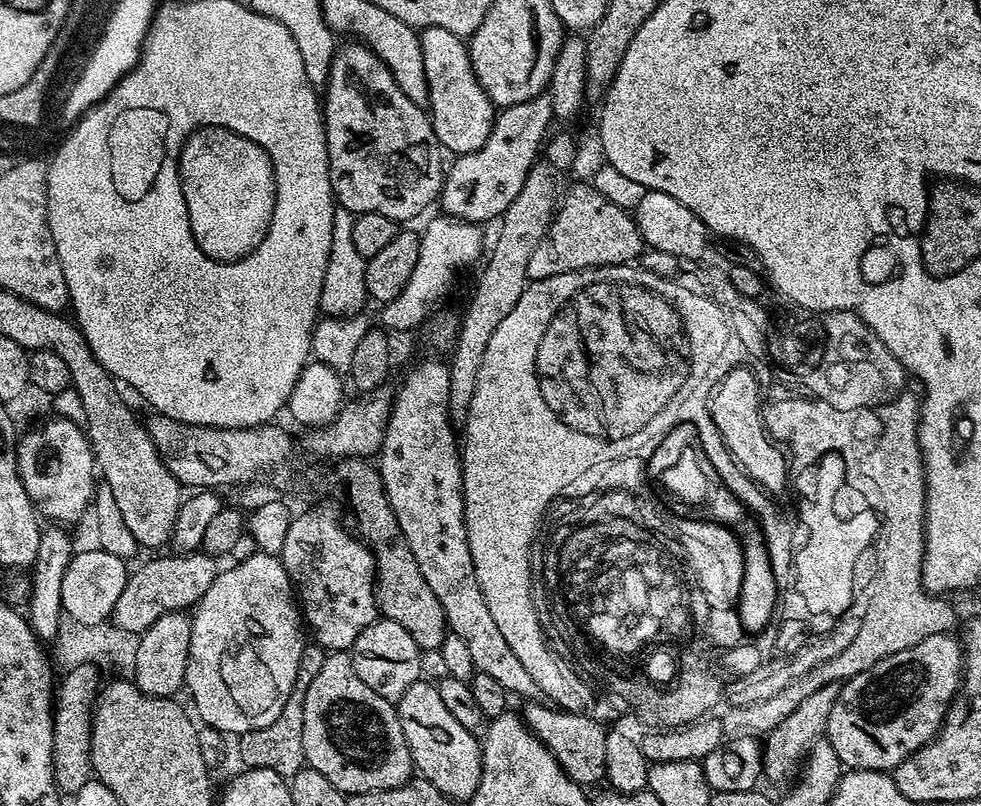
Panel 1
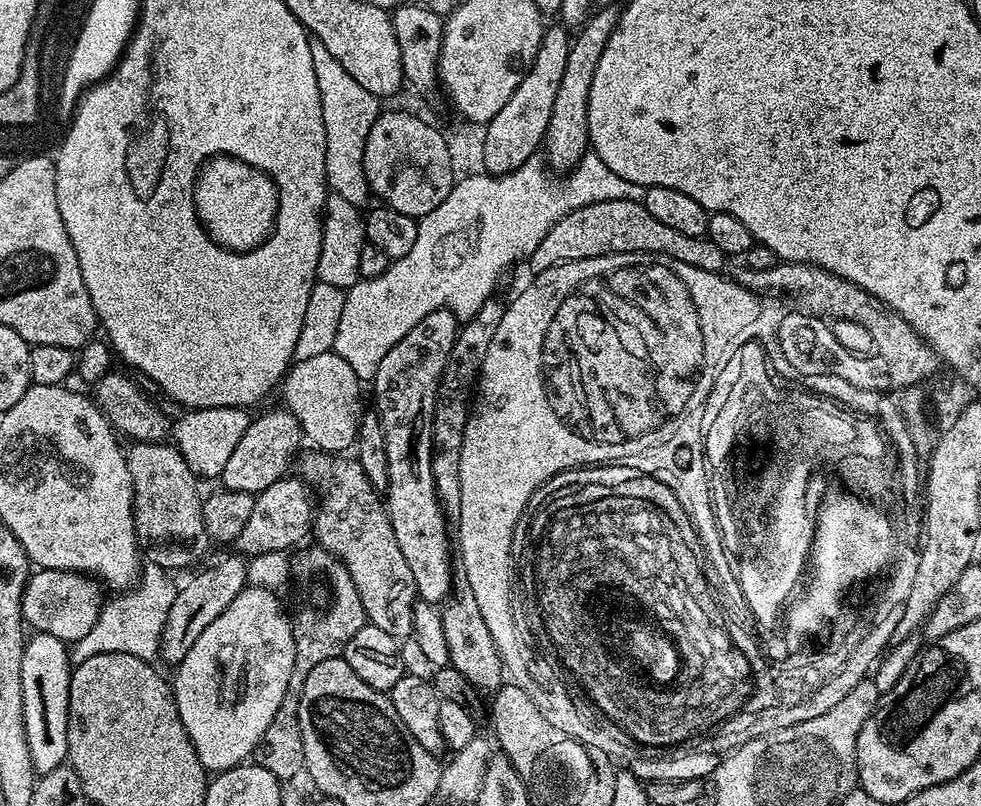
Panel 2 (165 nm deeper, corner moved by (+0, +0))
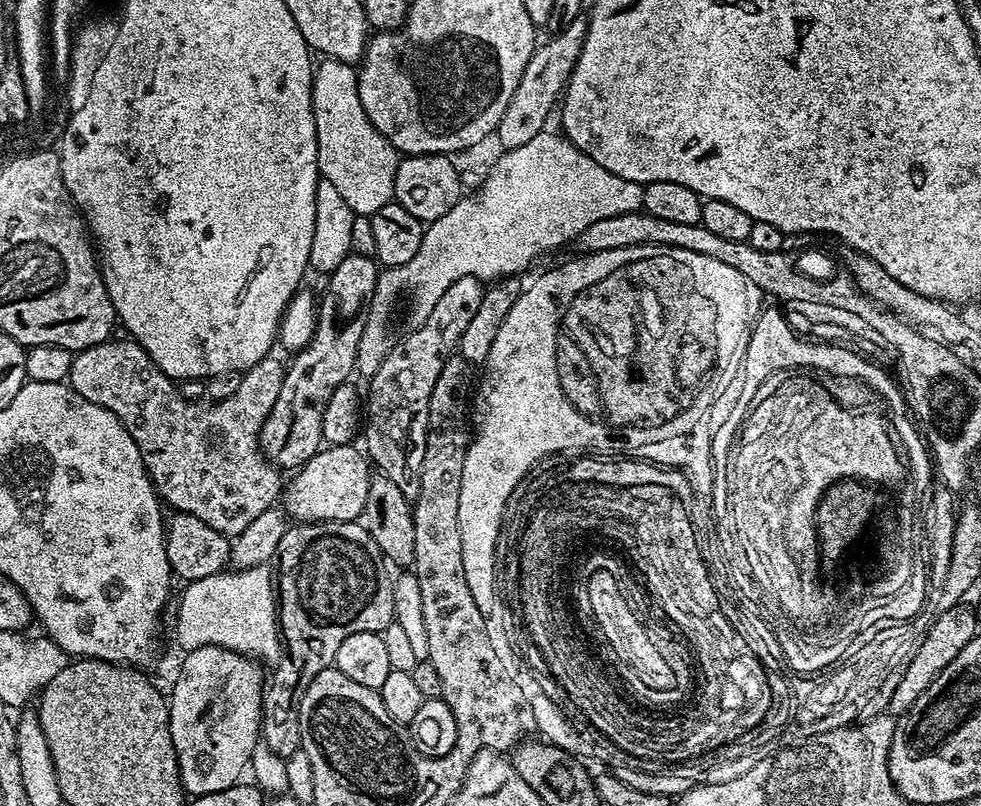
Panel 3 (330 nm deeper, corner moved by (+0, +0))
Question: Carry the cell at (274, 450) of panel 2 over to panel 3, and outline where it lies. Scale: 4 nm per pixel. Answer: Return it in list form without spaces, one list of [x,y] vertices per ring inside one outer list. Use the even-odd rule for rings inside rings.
[[[354,251],[346,258],[342,258],[338,270],[327,273],[328,285],[324,288],[324,297],[321,295],[318,300],[314,334],[304,349],[291,357],[292,364],[290,360],[282,378],[282,390],[278,390],[278,402],[274,402],[260,431],[260,451],[277,468],[298,470],[310,458],[314,458],[316,452],[320,451],[323,441],[323,412],[326,410],[335,388],[347,383],[350,378],[348,375],[353,375],[358,341],[362,338],[362,330],[368,321],[368,306],[380,274],[381,269],[373,257],[363,256]]]

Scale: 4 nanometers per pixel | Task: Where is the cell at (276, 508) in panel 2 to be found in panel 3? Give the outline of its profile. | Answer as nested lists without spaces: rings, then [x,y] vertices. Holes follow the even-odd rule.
[[[355,443],[321,447],[314,458],[310,458],[298,469],[293,475],[296,477],[289,484],[287,481],[282,492],[282,508],[293,521],[346,522],[359,521],[363,517],[366,493],[370,490],[374,472],[367,455],[356,447]]]

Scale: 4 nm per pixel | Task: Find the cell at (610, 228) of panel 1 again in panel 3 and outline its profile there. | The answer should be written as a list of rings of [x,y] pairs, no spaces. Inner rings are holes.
[[[641,210],[630,214],[618,214],[614,218],[602,218],[602,222],[594,222],[594,226],[586,226],[586,230],[582,230],[582,234],[576,237],[574,244],[575,247],[580,247],[577,249],[584,254],[618,250],[639,244],[661,244],[671,248],[694,250],[694,254],[706,254],[706,258],[718,258],[718,262],[726,262],[726,266],[734,266],[734,270],[738,270],[747,278],[749,285],[780,299],[781,302],[803,300],[828,305],[828,300],[820,300],[820,296],[816,296],[820,288],[828,288],[828,280],[817,281],[802,274],[795,267],[795,257],[791,254],[789,256],[788,251],[755,250],[747,240],[730,242],[727,238],[721,238],[711,230],[706,230],[700,223],[685,226],[679,222],[665,222],[662,218],[654,218],[654,214]]]

